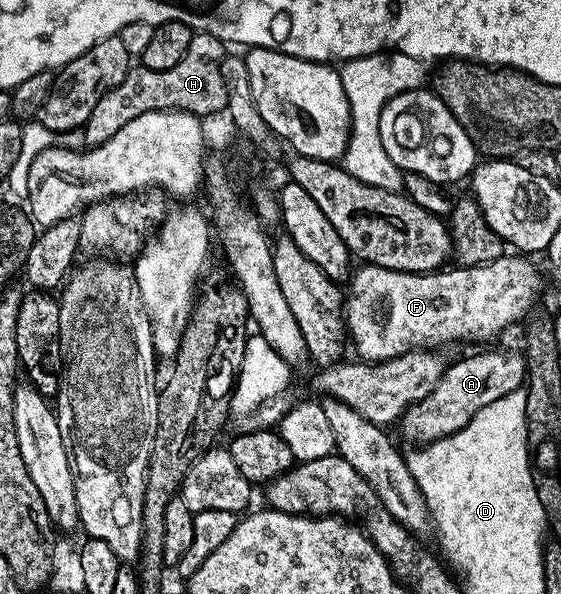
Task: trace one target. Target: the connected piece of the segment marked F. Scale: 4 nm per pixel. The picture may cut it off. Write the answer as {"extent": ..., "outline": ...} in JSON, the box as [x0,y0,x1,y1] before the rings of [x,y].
{"extent":[346,256,540,363],"outline":[[[505,256],[488,262],[485,266],[466,266],[463,268],[455,268],[456,270],[448,270],[449,268],[441,269],[439,272],[430,274],[411,274],[410,272],[398,272],[390,268],[378,268],[377,266],[370,266],[367,264],[361,265],[360,271],[353,273],[350,278],[352,282],[352,294],[350,290],[350,297],[346,302],[346,329],[351,345],[356,345],[356,350],[361,359],[367,360],[369,363],[385,362],[391,358],[396,358],[399,354],[405,354],[411,350],[423,347],[425,344],[432,344],[436,342],[456,342],[459,338],[492,338],[495,334],[503,332],[507,326],[512,326],[515,322],[523,323],[525,319],[533,313],[534,307],[532,305],[536,302],[536,297],[540,294],[540,274],[531,266],[529,259],[524,256],[516,256],[520,258],[511,258]]]}

